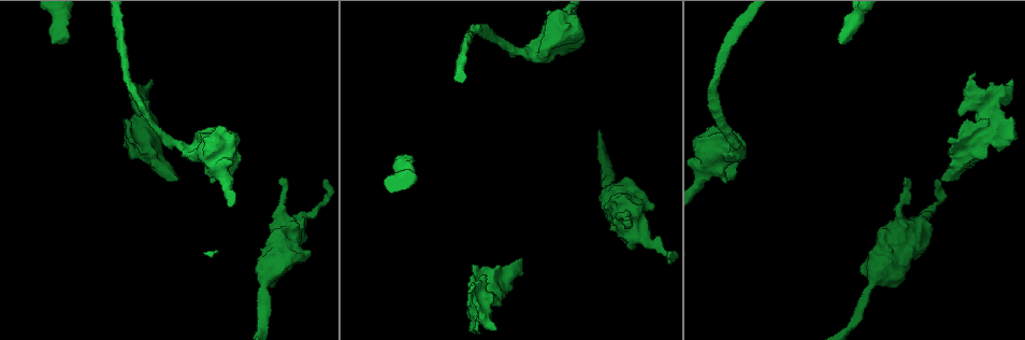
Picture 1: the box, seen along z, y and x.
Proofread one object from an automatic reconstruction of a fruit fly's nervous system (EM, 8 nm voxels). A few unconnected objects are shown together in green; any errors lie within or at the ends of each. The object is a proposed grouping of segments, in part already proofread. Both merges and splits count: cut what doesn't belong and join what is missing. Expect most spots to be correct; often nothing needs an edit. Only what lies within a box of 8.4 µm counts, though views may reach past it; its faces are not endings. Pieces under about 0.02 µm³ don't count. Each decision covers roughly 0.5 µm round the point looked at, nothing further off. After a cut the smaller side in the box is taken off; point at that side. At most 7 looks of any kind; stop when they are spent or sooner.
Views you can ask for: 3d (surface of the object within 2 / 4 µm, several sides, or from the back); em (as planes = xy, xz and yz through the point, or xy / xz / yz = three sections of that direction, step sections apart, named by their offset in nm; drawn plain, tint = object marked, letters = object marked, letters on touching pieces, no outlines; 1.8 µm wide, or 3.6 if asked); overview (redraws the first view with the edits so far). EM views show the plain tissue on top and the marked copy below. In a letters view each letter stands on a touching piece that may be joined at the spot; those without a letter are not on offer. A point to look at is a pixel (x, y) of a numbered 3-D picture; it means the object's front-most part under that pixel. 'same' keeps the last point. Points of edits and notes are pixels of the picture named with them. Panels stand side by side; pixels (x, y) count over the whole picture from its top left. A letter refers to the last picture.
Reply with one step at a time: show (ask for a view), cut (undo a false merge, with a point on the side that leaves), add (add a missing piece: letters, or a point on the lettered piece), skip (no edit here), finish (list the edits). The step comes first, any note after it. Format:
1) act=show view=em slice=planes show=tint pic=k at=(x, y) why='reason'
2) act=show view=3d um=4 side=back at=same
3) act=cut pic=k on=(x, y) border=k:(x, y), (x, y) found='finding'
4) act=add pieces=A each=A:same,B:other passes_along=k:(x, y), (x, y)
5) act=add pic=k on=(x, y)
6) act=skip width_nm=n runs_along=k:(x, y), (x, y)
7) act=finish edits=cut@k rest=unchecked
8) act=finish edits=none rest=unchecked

act=show view=3d um=4 side=back pic=1 at=(66, 40) why='long arm stops here'

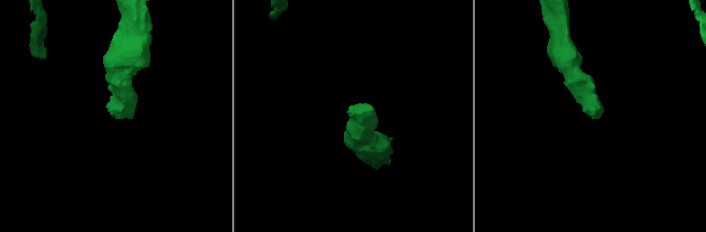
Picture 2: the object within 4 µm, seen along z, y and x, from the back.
act=show view=em slice=yz step=4 show=letters pic=2 at=(354, 115) why='need the tissue'

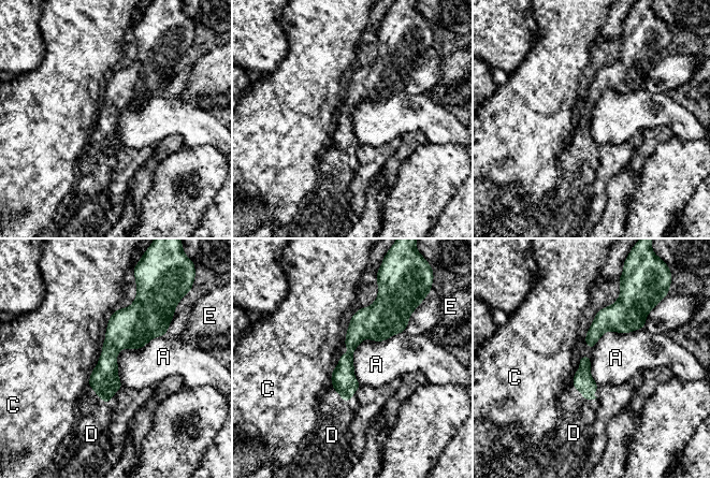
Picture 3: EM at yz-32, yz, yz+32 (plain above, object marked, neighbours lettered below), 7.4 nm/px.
act=add pieces=D each=A:other,C:other,D:same,E:other passes_along=3:(583, 381), (576, 388), (576, 417) found='it goes on there'

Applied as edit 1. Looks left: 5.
act=show view=overview why='see it whole again'

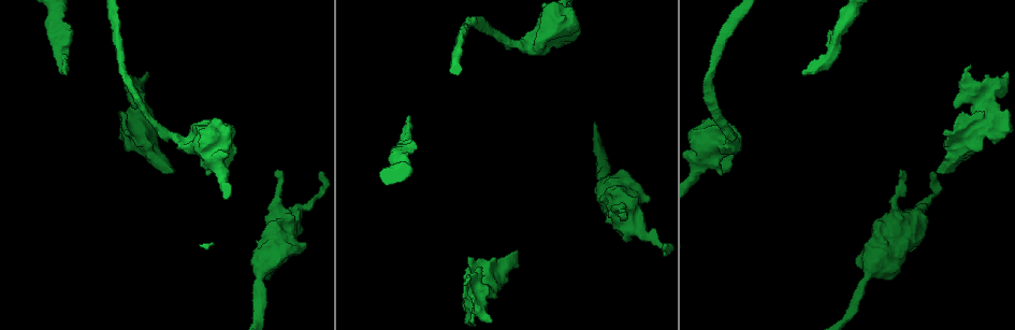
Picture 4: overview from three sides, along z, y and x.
act=show view=3d um=4 pic=4 at=(516, 250) why='an open end'

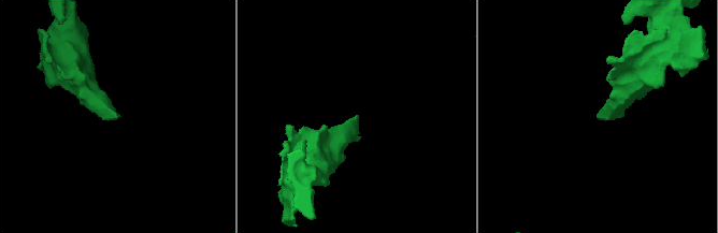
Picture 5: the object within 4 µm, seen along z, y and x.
act=show view=em slice=planes show=letters pic=5 at=(117, 117)

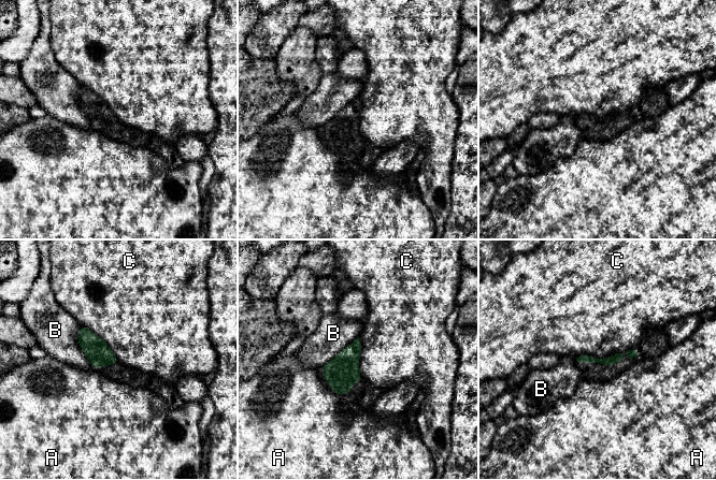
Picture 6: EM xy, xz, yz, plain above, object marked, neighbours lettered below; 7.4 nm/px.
act=skip each=A:other,B:other,C:other border=6:(623, 352), (576, 359) found='no lettered piece goes on from it'

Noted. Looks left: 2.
act=finish edits=add@3 rest=unchecked

